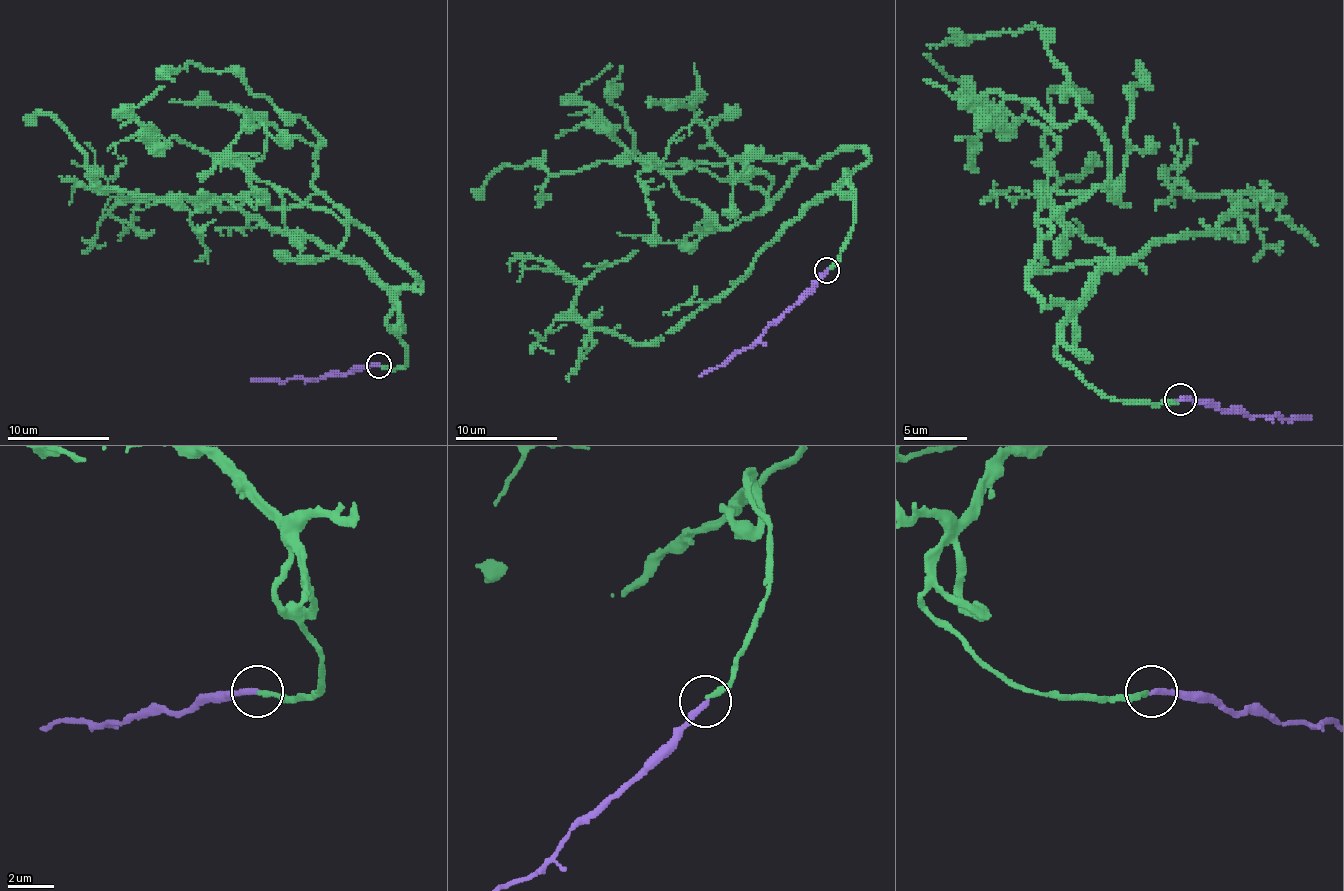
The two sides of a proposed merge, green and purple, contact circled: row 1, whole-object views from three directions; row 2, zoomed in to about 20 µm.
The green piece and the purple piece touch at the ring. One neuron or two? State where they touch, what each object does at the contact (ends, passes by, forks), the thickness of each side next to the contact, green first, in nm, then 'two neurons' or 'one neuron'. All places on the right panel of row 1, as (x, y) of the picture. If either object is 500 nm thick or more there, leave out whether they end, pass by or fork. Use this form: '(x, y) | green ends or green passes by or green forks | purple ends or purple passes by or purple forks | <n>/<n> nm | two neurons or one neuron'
(1180, 399) | green ends | purple ends | 200/240 nm | two neurons

